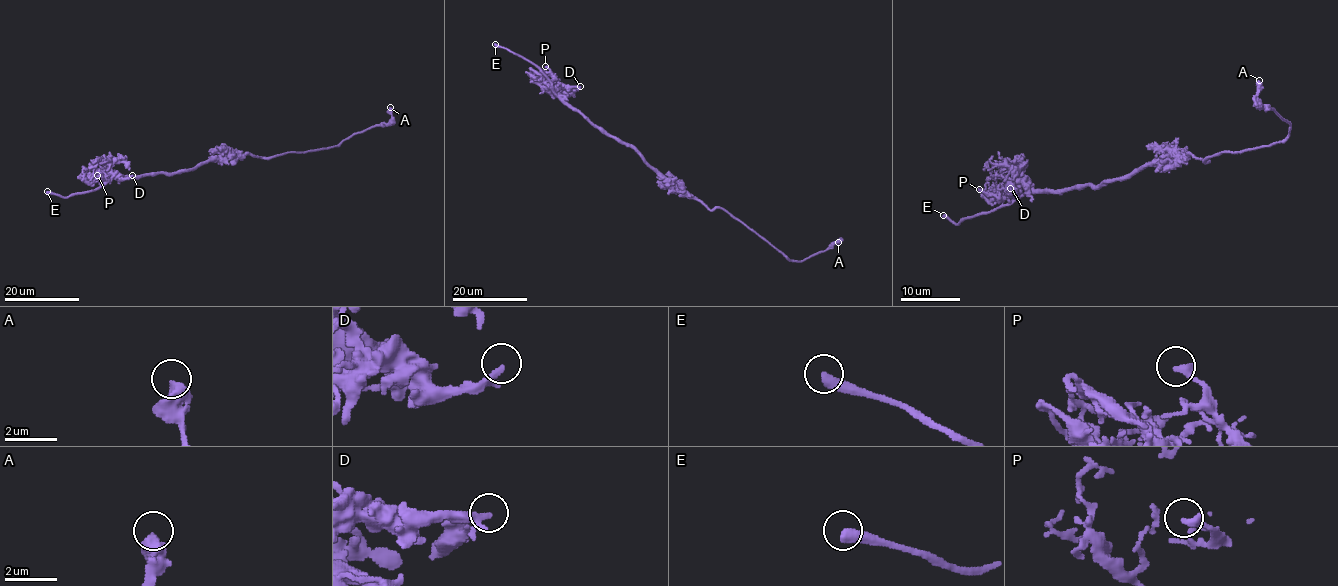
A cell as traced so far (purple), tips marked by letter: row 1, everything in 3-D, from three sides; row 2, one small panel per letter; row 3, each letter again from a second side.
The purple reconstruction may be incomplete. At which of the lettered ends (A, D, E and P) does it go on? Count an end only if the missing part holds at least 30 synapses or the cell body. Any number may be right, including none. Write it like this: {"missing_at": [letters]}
{"missing_at": ["E"]}

